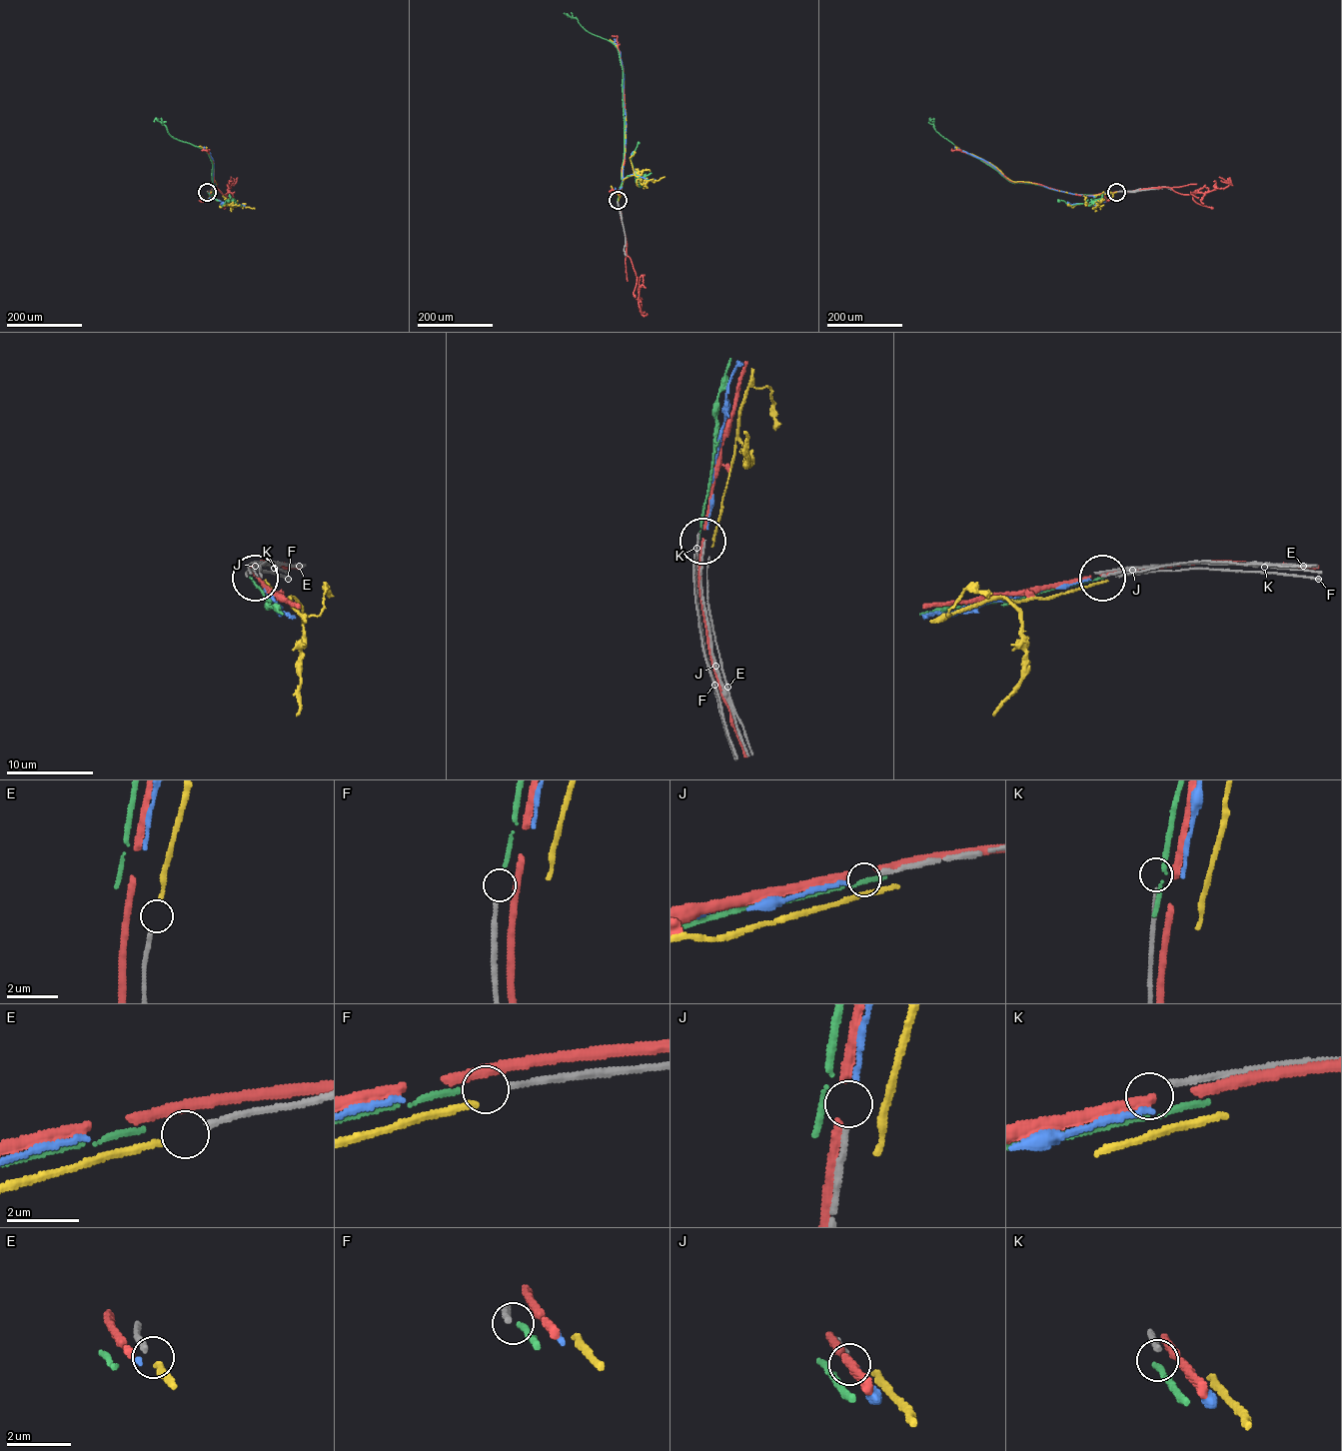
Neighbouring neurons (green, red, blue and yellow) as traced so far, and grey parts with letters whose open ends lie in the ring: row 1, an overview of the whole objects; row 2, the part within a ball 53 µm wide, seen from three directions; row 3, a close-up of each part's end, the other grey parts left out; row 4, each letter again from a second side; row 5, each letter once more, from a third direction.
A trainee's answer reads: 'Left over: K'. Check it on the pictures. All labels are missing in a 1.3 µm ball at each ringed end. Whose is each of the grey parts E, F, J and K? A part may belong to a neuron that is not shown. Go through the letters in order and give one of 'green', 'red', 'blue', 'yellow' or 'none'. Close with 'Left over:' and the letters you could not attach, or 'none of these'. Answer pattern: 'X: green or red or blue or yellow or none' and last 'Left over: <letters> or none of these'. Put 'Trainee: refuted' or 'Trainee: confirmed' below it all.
E: yellow
F: green
J: blue
K: none
Left over: K
Trainee: confirmed

